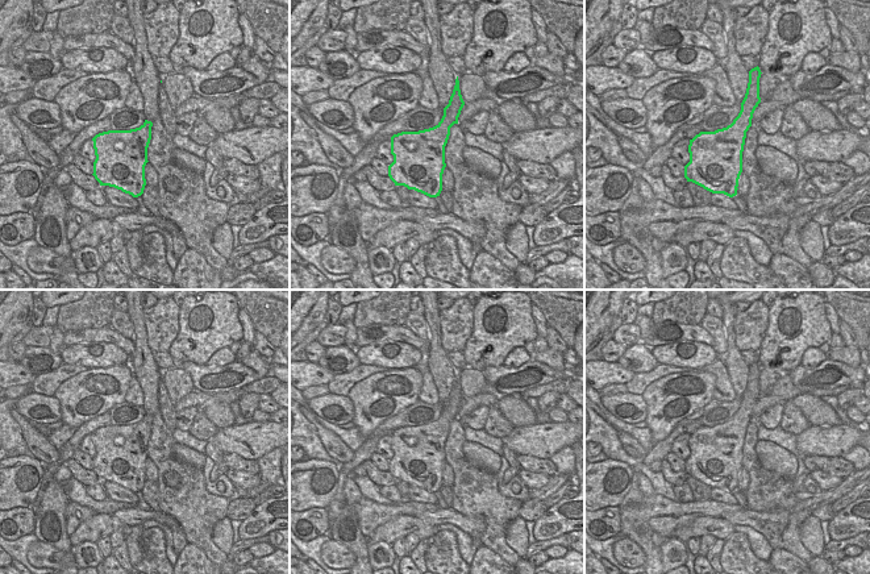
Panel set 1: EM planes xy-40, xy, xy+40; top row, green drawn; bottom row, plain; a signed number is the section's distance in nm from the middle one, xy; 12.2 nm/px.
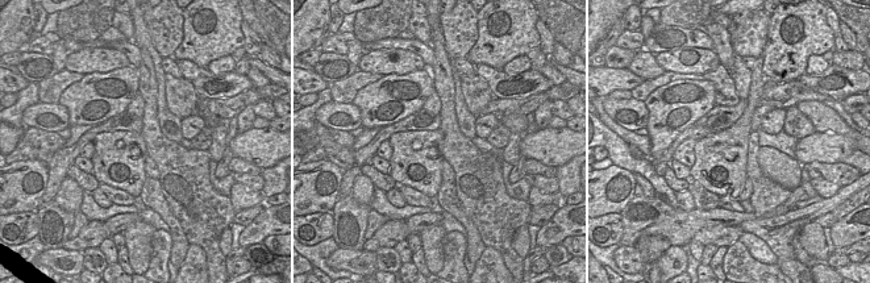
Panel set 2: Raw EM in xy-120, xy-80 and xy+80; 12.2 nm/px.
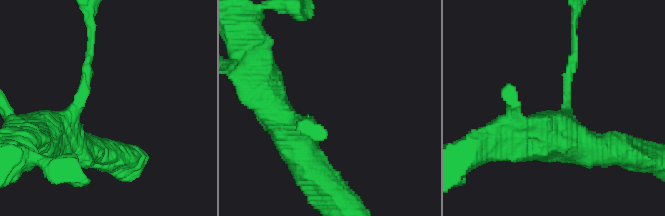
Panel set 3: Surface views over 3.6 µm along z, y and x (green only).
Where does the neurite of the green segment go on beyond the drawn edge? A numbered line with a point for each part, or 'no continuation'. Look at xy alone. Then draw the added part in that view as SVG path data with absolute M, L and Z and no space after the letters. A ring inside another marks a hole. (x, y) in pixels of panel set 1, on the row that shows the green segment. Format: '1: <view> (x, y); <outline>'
no continuation

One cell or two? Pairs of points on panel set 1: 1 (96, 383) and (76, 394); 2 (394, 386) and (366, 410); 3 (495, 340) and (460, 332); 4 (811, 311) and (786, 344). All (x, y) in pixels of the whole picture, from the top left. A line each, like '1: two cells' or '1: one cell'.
1: one cell
2: one cell
3: two cells
4: one cell

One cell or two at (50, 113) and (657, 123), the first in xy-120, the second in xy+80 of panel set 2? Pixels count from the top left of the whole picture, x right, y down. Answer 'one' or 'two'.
two

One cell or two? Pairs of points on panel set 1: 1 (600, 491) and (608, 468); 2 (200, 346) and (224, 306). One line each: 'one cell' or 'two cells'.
1: one cell
2: one cell

